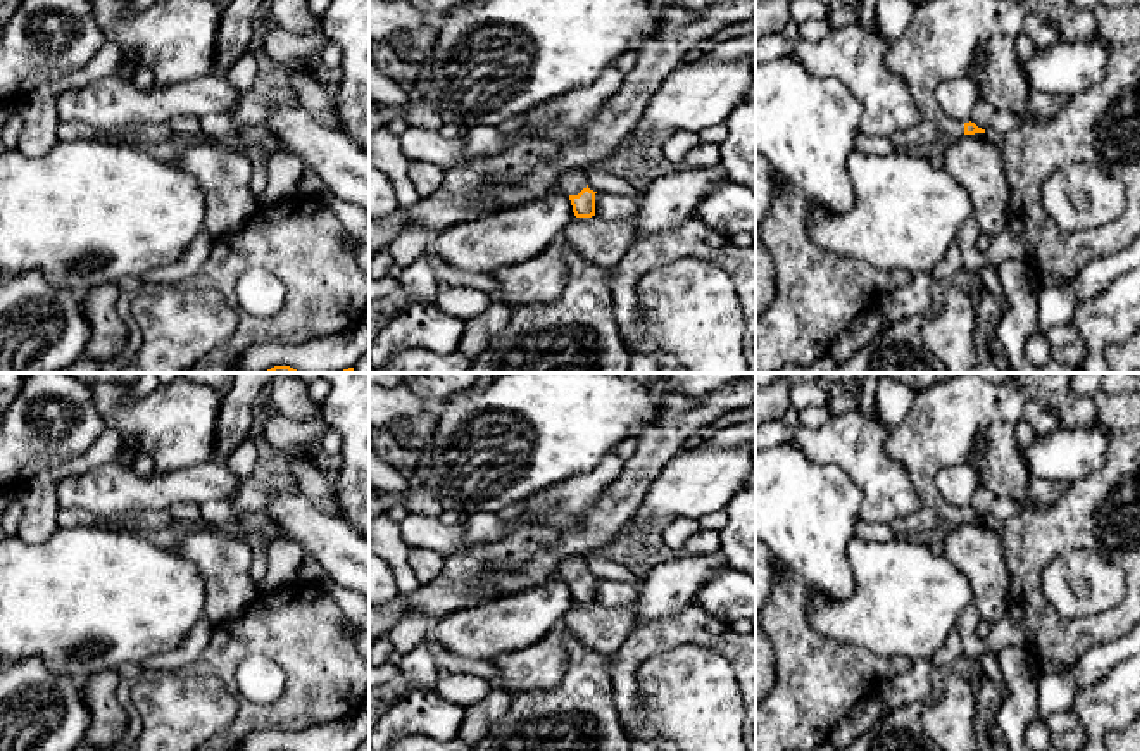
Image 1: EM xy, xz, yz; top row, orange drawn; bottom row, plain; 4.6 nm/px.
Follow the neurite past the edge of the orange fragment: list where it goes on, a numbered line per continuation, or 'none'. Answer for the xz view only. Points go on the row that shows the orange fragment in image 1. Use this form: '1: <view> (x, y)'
1: xz (571, 182)

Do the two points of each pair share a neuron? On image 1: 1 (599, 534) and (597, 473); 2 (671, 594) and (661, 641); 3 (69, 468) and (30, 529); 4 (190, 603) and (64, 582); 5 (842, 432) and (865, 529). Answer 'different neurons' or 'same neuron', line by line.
1: different neurons
2: different neurons
3: same neuron
4: same neuron
5: different neurons

